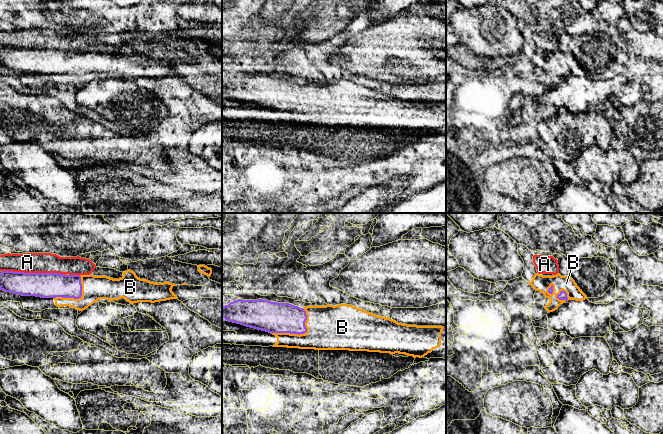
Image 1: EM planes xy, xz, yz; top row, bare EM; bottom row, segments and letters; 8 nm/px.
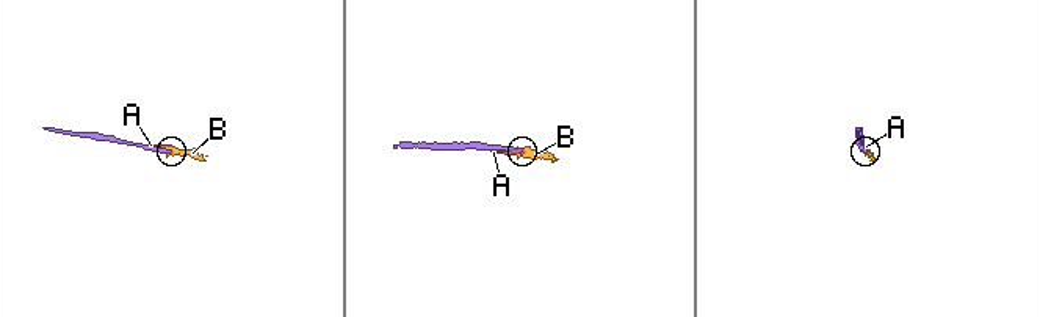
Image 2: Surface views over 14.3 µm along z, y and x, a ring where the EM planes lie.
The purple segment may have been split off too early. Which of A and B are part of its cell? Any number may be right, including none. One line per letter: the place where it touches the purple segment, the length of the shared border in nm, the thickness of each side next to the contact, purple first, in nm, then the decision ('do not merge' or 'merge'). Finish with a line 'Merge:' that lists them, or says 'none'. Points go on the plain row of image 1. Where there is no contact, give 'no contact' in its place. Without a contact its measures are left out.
A: xy (34, 49) | 500 nm | 200/160 nm | do not merge
B: xz (298, 110) | 340 nm | 240/360 nm | merge
Merge: B

